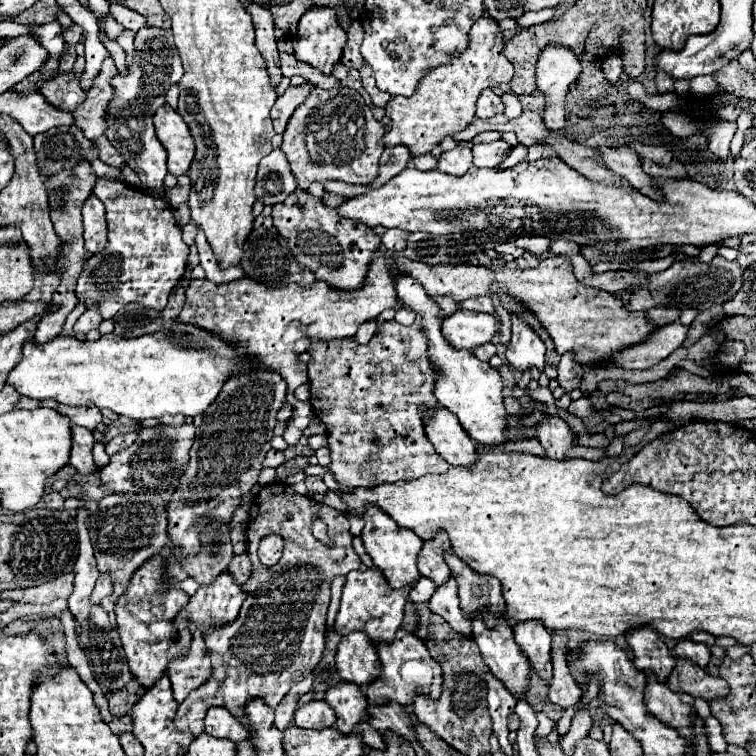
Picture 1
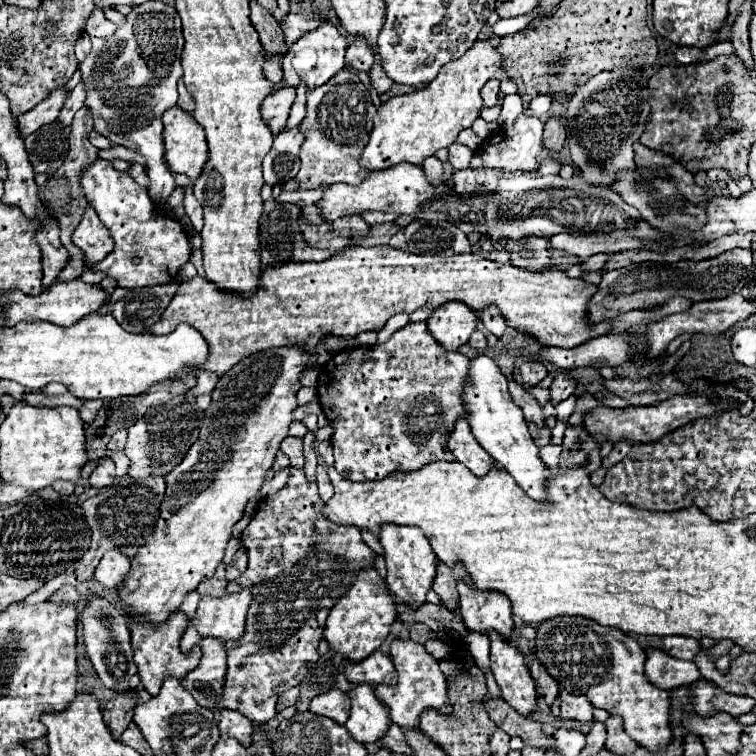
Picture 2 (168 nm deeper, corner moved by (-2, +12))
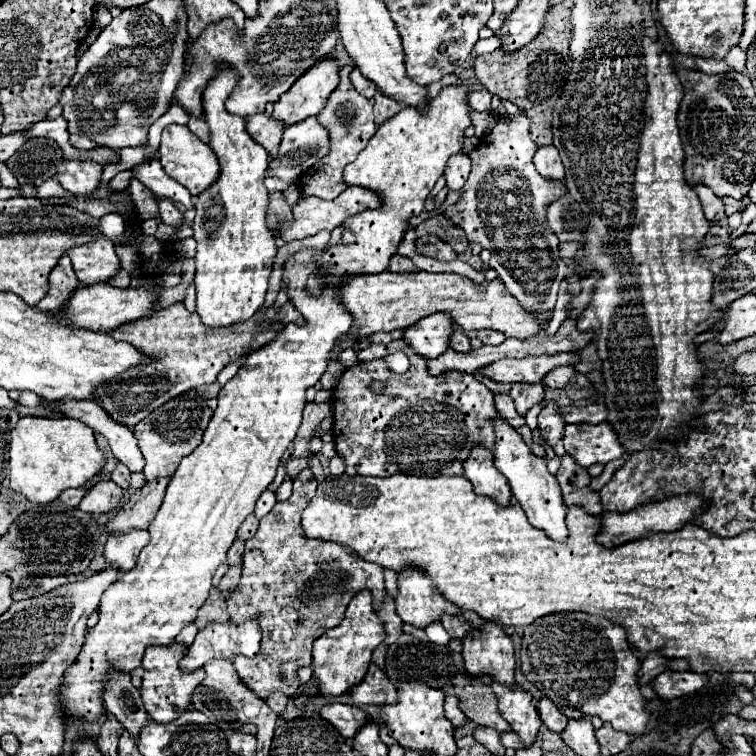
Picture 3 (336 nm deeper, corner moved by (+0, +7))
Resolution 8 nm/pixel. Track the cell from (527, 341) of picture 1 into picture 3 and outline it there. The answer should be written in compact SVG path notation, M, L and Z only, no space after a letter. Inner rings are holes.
M515 383L511 387L511 399L515 401L515 409L521 417L527 415L527 411L535 405L535 403L541 403L543 401L543 393L545 393L545 387L541 383Z

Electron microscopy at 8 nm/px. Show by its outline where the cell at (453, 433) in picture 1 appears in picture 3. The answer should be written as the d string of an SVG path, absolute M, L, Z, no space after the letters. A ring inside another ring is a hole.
M481 445L471 449L471 457L465 461L465 477L473 483L477 495L491 497L499 505L511 503L509 483L493 465L493 453Z

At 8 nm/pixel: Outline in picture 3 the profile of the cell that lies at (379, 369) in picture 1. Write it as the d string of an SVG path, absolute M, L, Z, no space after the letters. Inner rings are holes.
M403 339L389 343L389 353L403 351L411 367L407 373L393 373L385 359L375 359L367 363L357 363L341 375L337 387L333 389L333 429L335 429L335 449L345 459L347 475L371 475L371 477L389 477L393 473L409 473L417 477L439 477L439 475L463 475L465 457L469 457L469 449L473 445L485 445L493 449L495 433L493 433L493 417L497 417L493 405L493 393L477 381L473 375L465 375L459 371L443 373L431 377L427 373L425 359L419 357ZM371 381L383 381L385 391L375 395L369 389Z

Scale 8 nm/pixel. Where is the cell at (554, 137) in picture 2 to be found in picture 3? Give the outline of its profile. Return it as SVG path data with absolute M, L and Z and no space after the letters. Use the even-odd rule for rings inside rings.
M553 145L539 147L533 161L535 161L539 175L545 177L547 181L563 181L563 165L561 165L559 153Z

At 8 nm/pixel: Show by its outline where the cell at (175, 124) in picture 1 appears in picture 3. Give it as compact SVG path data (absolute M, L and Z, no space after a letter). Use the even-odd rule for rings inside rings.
M167 125L163 129L159 155L161 155L159 161L163 165L163 171L171 179L175 179L183 187L187 187L193 197L201 195L209 185L213 185L213 181L217 179L217 173L221 171L217 165L217 157L213 153L213 149L209 149L209 145L205 145L197 135L193 135L187 125Z

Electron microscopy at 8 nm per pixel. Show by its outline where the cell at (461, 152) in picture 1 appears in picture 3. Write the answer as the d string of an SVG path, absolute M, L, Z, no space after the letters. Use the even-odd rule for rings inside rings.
M459 153L459 155L453 155L447 165L445 165L445 181L447 181L447 187L449 189L461 189L469 177L469 171L471 171L471 161L465 153Z

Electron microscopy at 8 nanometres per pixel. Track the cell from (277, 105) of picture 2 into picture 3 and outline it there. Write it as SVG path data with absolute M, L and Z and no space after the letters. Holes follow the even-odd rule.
M257 113L247 117L247 133L265 147L265 151L269 153L269 159L277 157L277 149L281 143L281 135L283 135L285 125L265 113Z

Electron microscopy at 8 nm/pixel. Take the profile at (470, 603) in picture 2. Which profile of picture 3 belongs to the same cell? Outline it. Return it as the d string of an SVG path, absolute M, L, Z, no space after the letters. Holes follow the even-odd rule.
M485 623L481 629L471 631L463 639L463 659L465 659L465 671L469 677L483 677L487 675L489 679L511 687L515 683L515 651L511 639L503 633L499 623Z

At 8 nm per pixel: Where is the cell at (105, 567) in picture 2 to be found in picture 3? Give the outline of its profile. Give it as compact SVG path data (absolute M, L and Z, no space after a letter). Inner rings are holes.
M133 529L133 533L125 533L121 537L109 537L105 545L107 563L115 563L119 567L119 575L133 569L141 549L149 543L149 531Z

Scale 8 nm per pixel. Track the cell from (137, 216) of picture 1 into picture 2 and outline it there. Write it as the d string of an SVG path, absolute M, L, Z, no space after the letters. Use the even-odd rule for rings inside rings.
M95 160L81 174L81 184L85 198L97 210L101 222L111 230L115 242L115 250L111 254L87 268L113 278L123 290L141 290L173 282L191 254L183 226L175 218L159 214L147 188L139 186L127 172L117 172L107 160Z

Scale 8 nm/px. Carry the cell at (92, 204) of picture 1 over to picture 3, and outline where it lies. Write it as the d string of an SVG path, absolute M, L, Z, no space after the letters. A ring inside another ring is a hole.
M97 237L87 245L73 247L67 255L73 261L73 269L81 285L109 281L121 269L119 257L113 249L113 241L109 241L107 237Z

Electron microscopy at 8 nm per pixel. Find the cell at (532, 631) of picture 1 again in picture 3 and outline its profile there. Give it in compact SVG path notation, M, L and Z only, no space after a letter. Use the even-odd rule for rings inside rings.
M543 697L539 703L537 703L537 711L539 711L539 717L541 721L545 723L545 727L553 733L563 733L565 725L567 725L567 717L553 705L553 701L549 701L547 697Z

